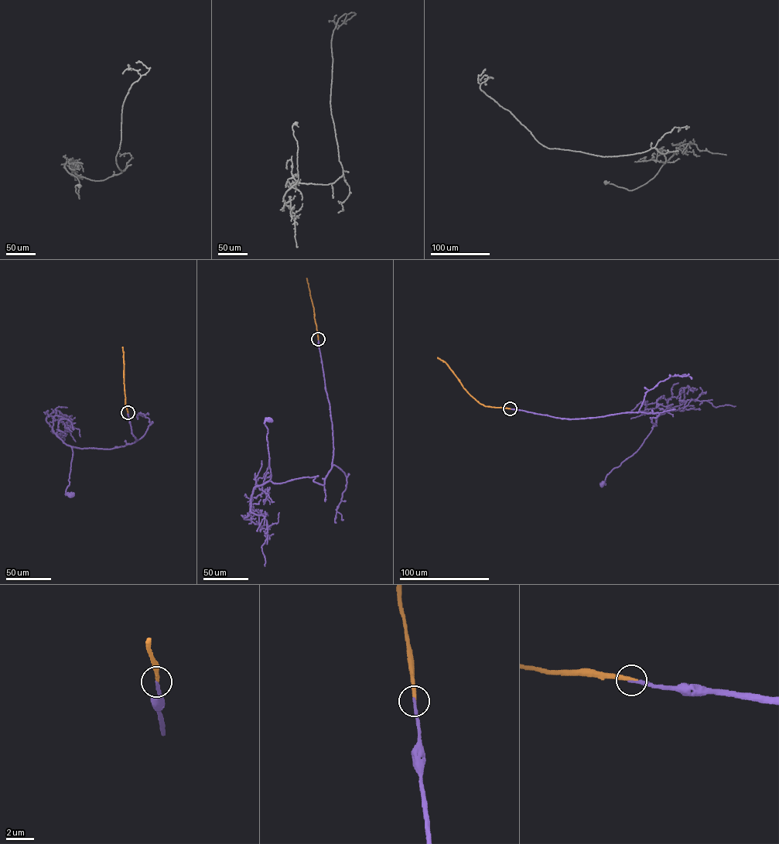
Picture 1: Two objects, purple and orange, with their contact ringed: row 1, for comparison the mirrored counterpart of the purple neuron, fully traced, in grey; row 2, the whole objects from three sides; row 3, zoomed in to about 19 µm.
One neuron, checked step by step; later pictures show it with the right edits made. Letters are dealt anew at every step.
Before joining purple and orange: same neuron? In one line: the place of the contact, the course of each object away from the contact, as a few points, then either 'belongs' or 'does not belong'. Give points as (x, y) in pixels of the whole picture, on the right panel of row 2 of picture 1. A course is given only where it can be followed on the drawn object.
at (510, 408); purple runs (510, 408), (570, 419), (627, 412), (658, 412), (651, 419), (656, 425), (640, 448), (613, 469), (602, 484); orange runs (510, 408), (485, 406), (479, 403), (463, 387), (448, 365), (437, 357); belongs

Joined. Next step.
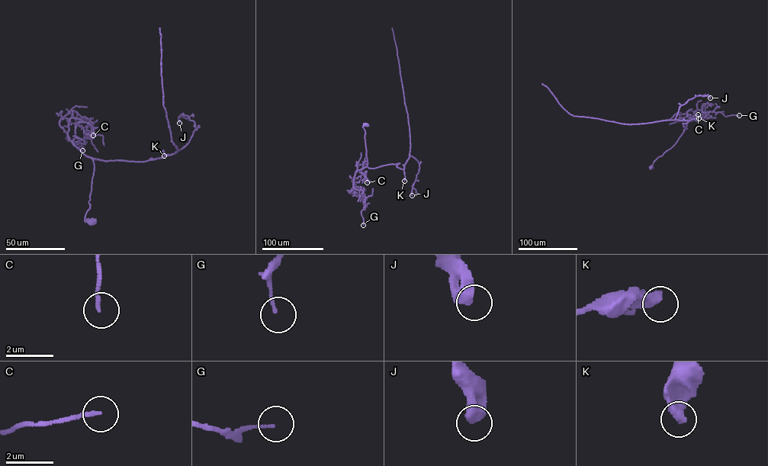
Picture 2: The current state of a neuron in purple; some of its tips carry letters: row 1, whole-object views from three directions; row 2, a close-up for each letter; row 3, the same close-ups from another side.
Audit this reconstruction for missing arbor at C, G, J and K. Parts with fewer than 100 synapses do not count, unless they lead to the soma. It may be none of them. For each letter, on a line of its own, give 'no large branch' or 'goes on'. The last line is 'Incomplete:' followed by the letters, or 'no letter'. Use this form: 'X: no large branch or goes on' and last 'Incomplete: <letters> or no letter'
C: no large branch
G: no large branch
J: no large branch
K: no large branch
Incomplete: no letter

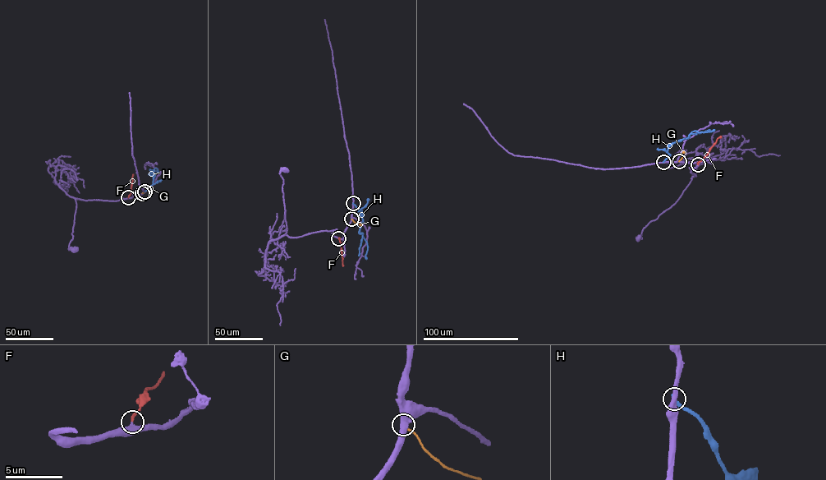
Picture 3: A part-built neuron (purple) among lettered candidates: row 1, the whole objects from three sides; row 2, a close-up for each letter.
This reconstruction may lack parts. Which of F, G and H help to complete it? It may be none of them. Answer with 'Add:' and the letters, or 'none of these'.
Add: F

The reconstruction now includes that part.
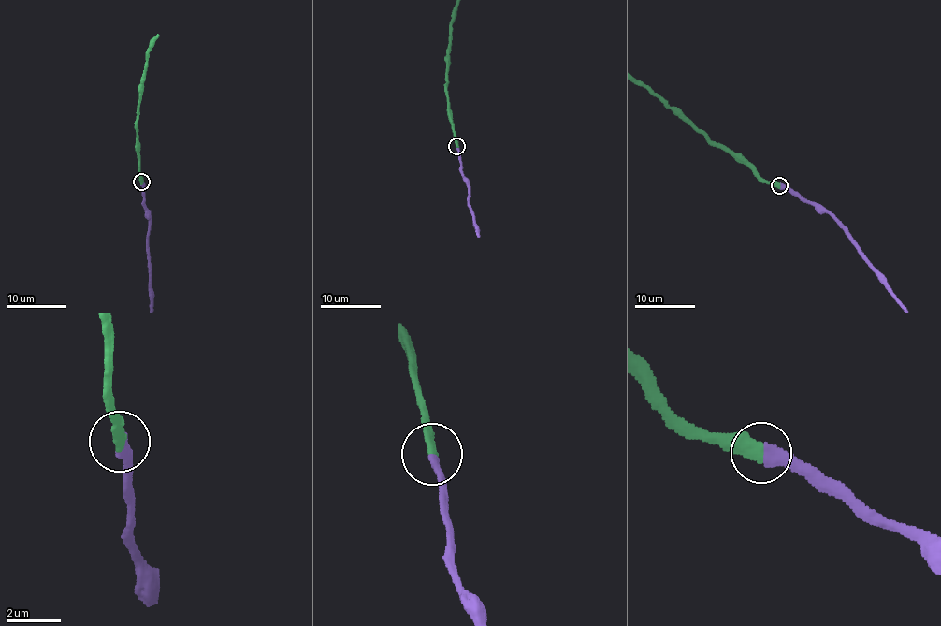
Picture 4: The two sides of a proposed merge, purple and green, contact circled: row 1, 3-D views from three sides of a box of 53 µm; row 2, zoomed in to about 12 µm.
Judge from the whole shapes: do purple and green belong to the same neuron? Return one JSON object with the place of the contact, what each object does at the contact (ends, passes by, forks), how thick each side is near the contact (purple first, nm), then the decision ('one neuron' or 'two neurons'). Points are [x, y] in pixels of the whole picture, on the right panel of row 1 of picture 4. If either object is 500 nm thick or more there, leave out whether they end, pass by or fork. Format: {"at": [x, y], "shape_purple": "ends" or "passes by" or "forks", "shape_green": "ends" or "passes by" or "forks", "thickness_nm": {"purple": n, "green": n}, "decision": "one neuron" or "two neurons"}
{"at": [779, 185], "shape_purple": "ends", "shape_green": "ends", "thickness_nm": {"purple": 400, "green": 440}, "decision": "one neuron"}

